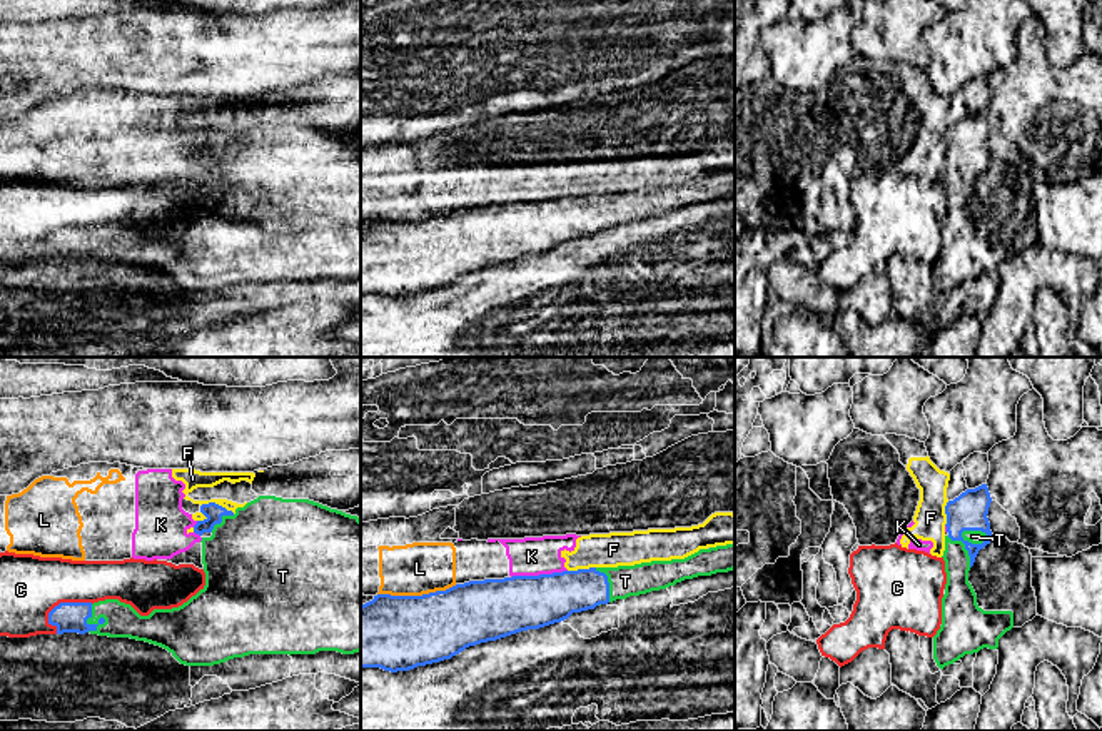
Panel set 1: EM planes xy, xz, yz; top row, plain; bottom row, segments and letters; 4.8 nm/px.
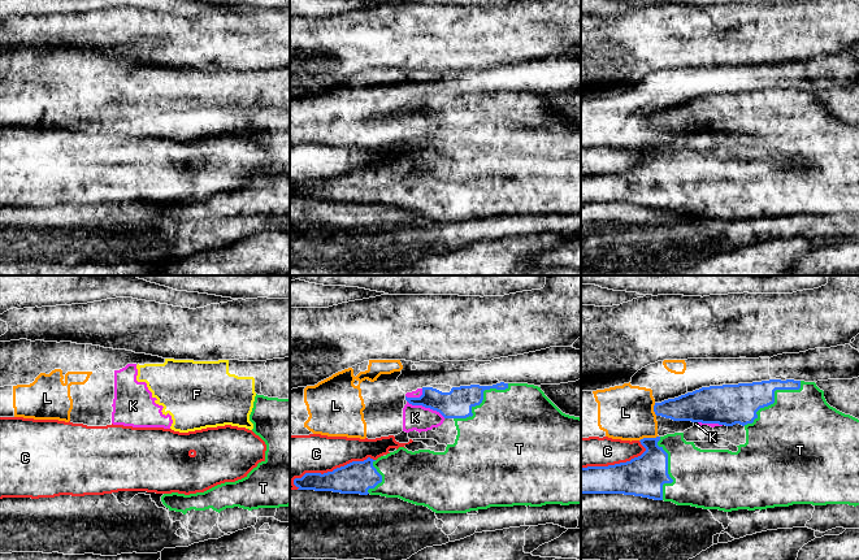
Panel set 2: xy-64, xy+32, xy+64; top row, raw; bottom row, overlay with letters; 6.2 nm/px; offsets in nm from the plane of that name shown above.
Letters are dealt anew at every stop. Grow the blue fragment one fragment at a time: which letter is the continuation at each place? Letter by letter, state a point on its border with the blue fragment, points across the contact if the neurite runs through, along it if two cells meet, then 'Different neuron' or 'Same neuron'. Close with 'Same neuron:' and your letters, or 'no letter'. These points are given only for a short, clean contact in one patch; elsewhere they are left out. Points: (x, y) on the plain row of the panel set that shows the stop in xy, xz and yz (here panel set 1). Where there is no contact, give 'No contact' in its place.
C: Touches blue at xy (65, 229). Different neuron
F: Touches blue at xy (217, 131). Boundary: xy (201, 131), (217, 129), (234, 139). Different neuron
K: Touches blue at xz (540, 201). Boundary: xz (566, 196), (515, 201), (511, 204). Different neuron
L: Touches blue at xz (416, 222). Boundary: xz (456, 211), (421, 221), (378, 221). Different neuron
T: Touches blue at yz (962, 167). Same neuron
Same neuron: T

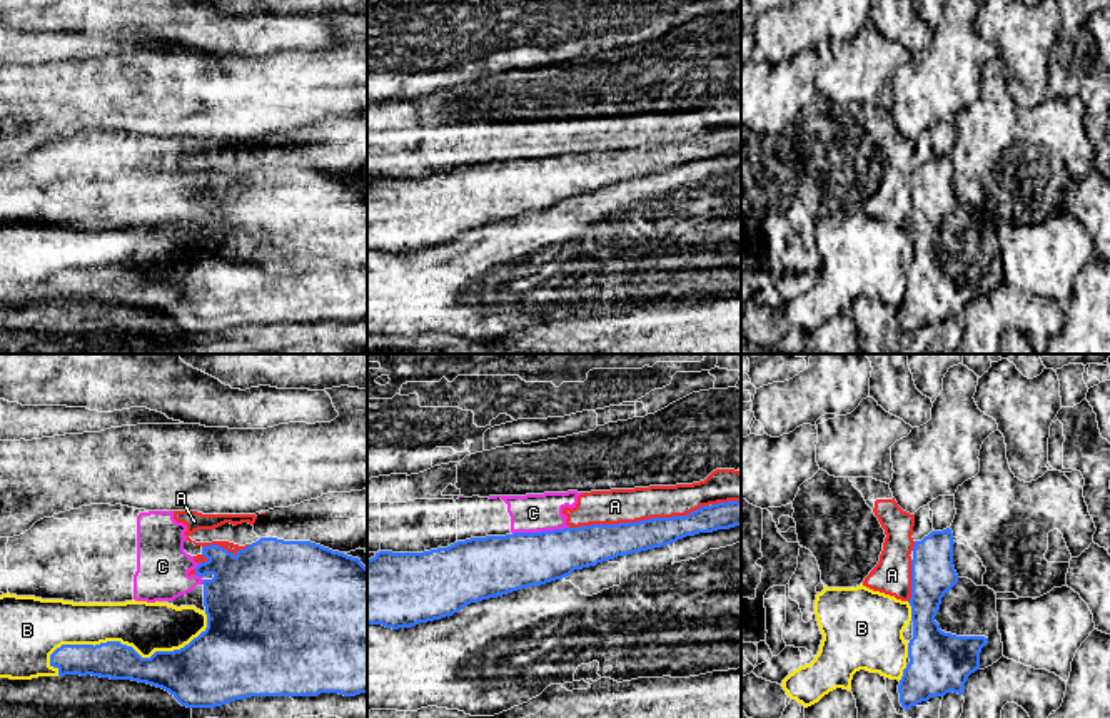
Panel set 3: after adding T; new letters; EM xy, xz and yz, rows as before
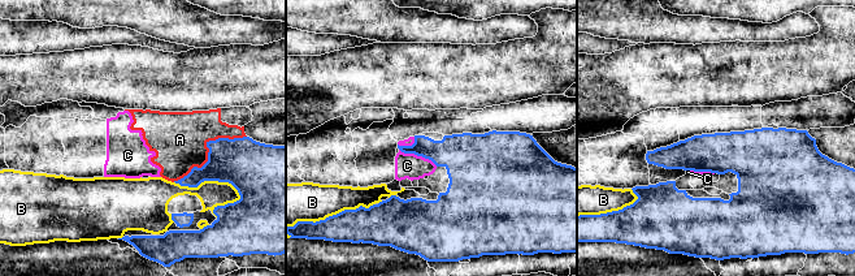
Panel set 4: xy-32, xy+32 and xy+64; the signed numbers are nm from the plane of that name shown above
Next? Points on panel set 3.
A: Touches blue at xz (638, 147). Different neuron
B: Touches blue at xy (129, 273). Different neuron
C: Touches blue at xz (541, 157). Boundary: xz (568, 152), (516, 157), (513, 161). Different neuron
Same neuron: no letter

